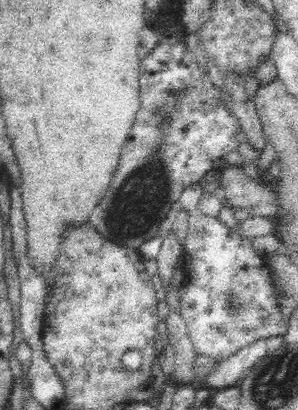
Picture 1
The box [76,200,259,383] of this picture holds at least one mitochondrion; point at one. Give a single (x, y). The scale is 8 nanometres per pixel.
(235, 305)

